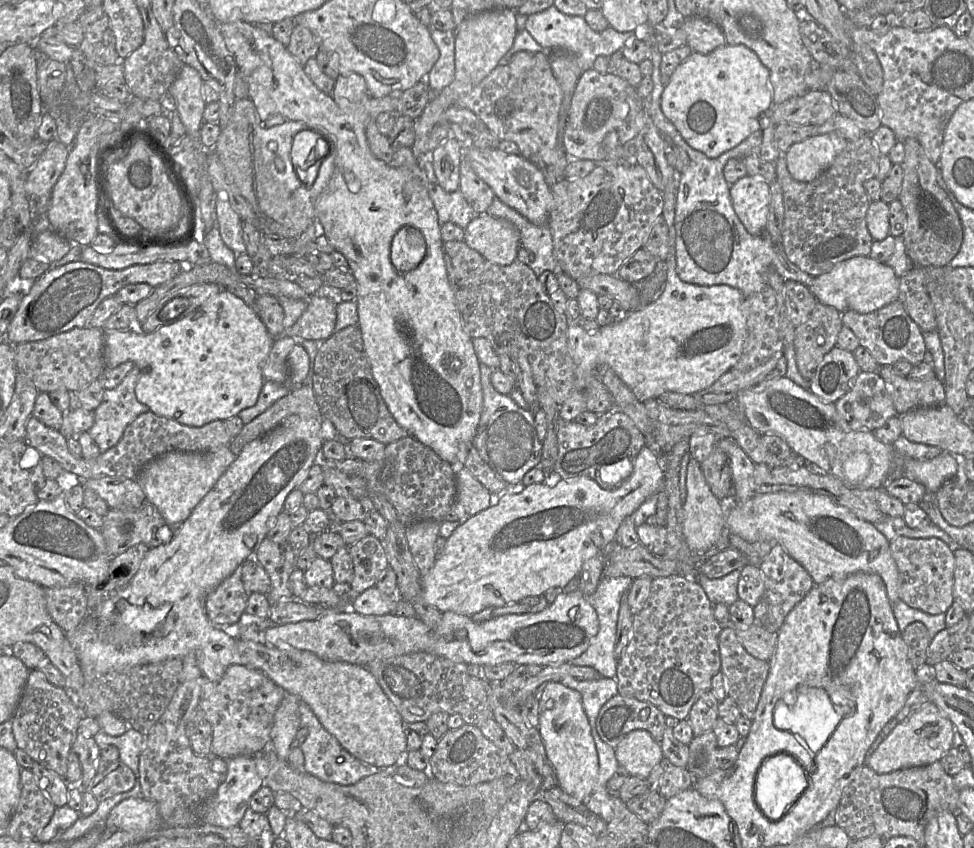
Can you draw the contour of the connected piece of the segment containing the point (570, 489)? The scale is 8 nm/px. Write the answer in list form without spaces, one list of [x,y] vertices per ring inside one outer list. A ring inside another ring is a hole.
[[[646,442],[636,456],[631,472],[628,468],[629,465],[618,465],[609,471],[602,468],[598,476],[585,475],[574,479],[562,479],[551,473],[542,483],[509,485],[502,494],[491,493],[490,507],[468,517],[452,532],[443,553],[428,574],[422,577],[425,601],[442,613],[452,611],[470,617],[487,607],[498,608],[520,603],[528,596],[541,596],[550,588],[563,589],[579,575],[586,560],[607,551],[608,545],[615,541],[622,521],[662,488],[664,471]],[[601,475],[611,479],[623,478],[609,486],[601,480]]]

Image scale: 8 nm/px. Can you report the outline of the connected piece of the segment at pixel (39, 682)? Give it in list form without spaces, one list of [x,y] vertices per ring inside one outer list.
[[[30,670],[27,683],[11,718],[12,731],[18,748],[35,762],[64,778],[67,759],[83,718],[75,697],[66,689],[51,684],[39,670]]]

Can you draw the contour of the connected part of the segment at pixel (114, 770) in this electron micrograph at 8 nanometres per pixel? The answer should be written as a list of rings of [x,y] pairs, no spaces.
[[[119,759],[112,762],[104,774],[106,777],[90,789],[99,802],[121,792],[126,792],[135,785],[136,779],[133,771]]]

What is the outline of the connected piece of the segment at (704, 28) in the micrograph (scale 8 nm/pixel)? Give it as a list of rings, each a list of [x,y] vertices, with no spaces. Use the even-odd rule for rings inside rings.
[[[687,17],[682,25],[687,45],[701,54],[709,54],[726,44],[726,38],[721,27],[714,21],[702,17]]]

